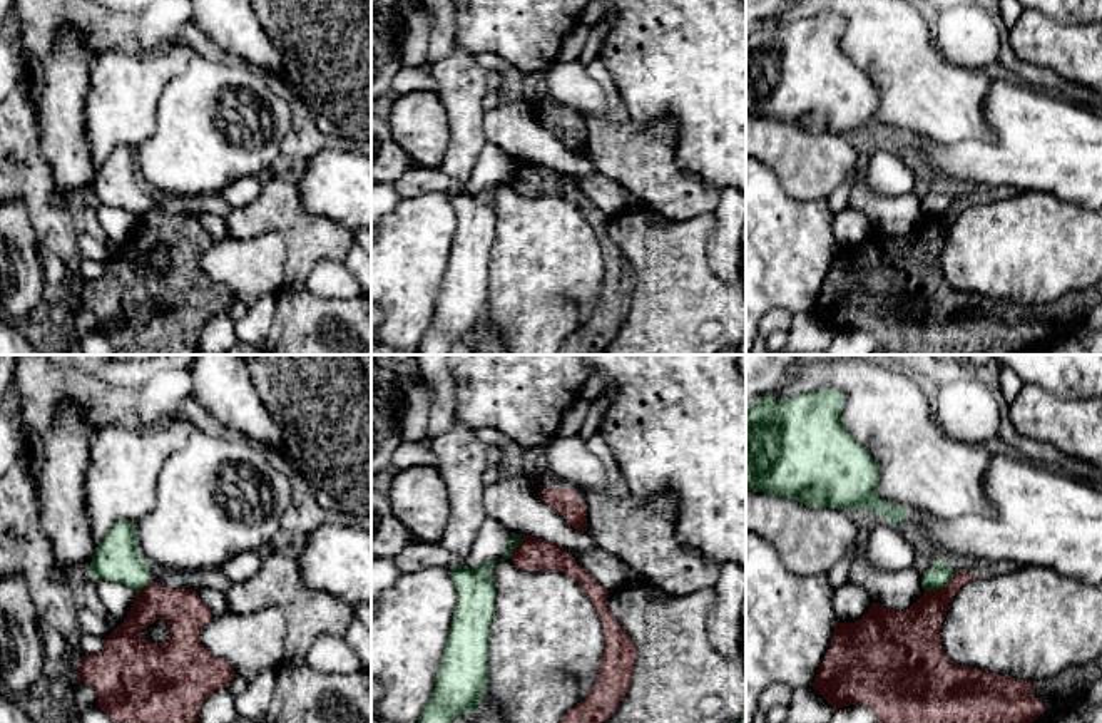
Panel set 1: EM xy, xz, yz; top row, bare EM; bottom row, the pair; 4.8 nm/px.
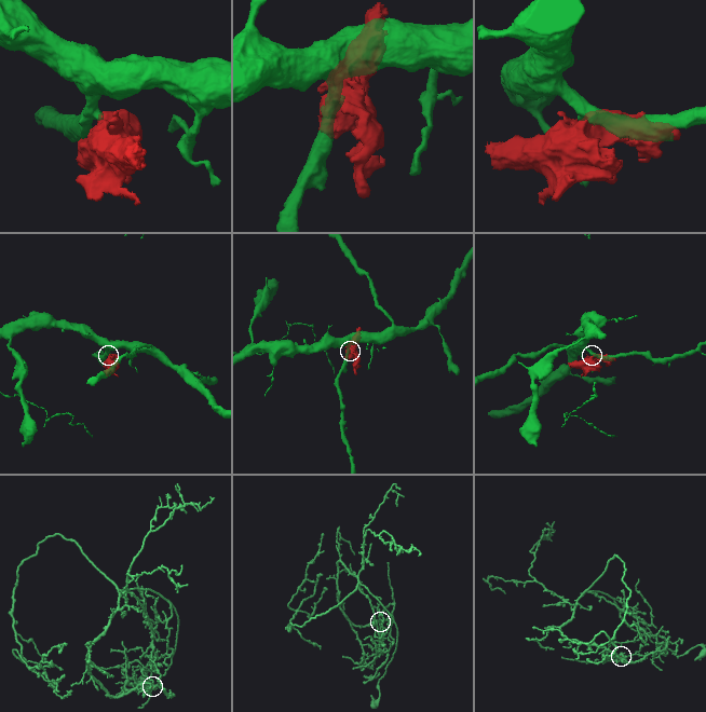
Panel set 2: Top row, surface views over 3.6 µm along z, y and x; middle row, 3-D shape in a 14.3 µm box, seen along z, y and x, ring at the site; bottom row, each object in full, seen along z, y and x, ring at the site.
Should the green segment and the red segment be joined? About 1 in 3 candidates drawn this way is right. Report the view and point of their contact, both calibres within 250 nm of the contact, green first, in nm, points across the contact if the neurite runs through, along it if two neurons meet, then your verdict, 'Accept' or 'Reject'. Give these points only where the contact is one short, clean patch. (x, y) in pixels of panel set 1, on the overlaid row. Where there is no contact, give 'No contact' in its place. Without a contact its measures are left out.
Touches green at yz (940, 588). Thickness 120 nm (green) against 240 nm. Boundary: yz (955, 573), (943, 586), (925, 591). Reject

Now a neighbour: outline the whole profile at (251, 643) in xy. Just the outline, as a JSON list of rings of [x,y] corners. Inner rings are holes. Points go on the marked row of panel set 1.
[[[276,608],[212,618],[199,636],[212,656],[227,661],[249,683],[283,663],[284,638],[286,619]]]

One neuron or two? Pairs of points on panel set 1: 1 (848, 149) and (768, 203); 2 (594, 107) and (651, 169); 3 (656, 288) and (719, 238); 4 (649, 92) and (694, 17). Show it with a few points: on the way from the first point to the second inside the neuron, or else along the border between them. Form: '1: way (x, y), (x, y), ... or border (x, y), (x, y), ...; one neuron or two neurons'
1: border (763, 163), (786, 193), (803, 199), (823, 199); two neurons
2: border (597, 84), (611, 121), (606, 128), (589, 129); two neurons
3: border (713, 213), (708, 266), (726, 283); two neurons
4: way (658, 74), (668, 56), (679, 44), (679, 35); one neuron

